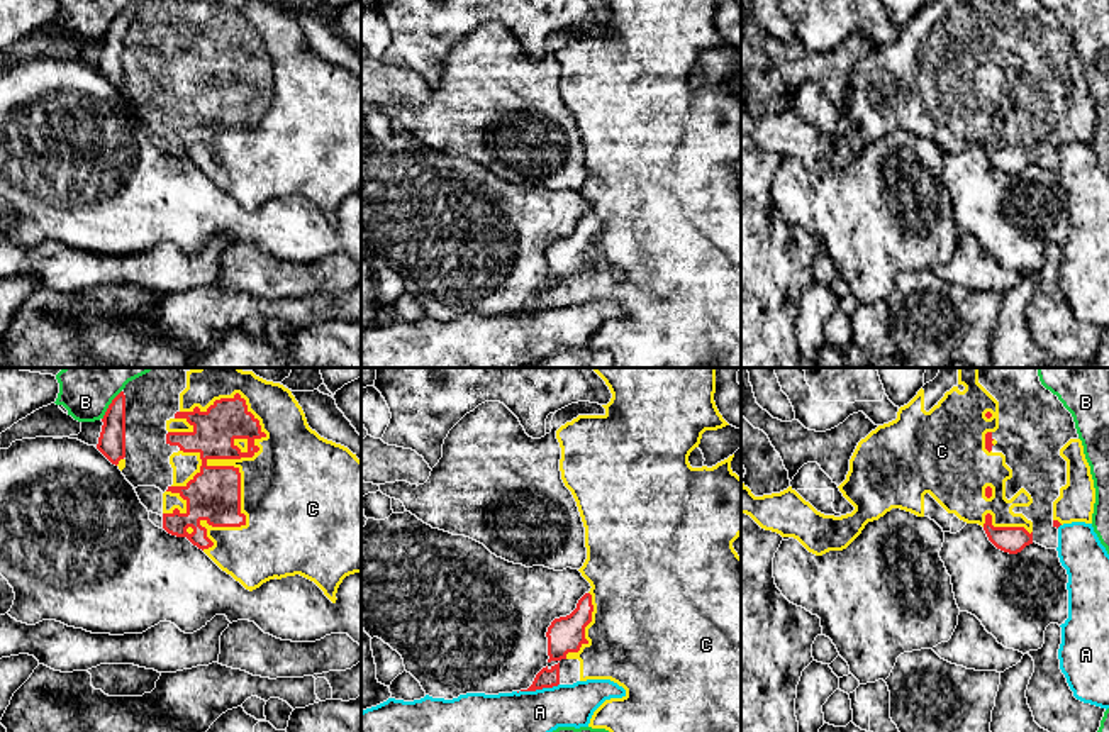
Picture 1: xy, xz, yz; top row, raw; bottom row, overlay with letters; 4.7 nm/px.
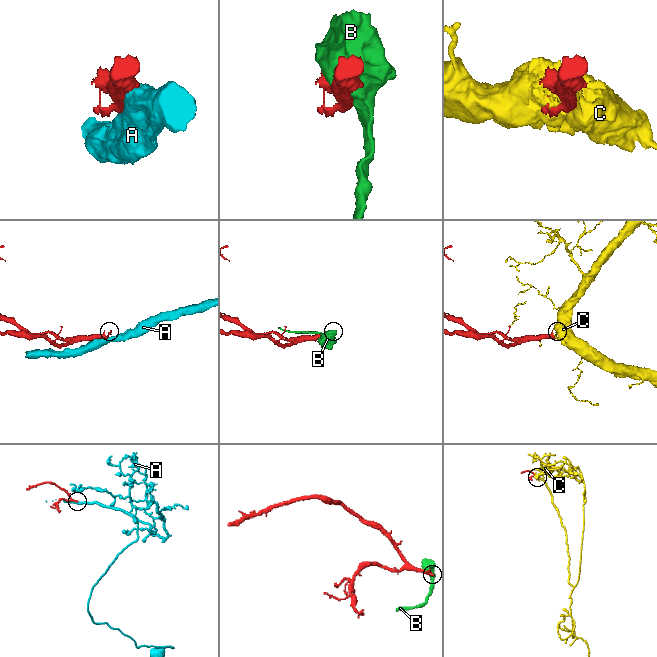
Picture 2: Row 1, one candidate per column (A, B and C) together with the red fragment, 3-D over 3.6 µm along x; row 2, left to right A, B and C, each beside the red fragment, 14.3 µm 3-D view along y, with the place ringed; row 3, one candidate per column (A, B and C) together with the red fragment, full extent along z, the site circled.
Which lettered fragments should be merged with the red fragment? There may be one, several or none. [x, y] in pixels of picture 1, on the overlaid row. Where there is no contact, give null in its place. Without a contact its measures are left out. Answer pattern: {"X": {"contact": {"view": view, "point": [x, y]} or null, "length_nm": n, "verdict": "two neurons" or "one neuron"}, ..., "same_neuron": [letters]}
{"A": {"contact": {"view": "xz", "point": [536, 688]}, "length_nm": 220, "verdict": "two neurons"}, "B": {"contact": {"view": "xy", "point": [109, 405]}, "length_nm": 170, "verdict": "two neurons"}, "C": {"contact": {"view": "xy", "point": [231, 466]}, "length_nm": 750, "verdict": "one neuron"}, "same_neuron": ["C"]}

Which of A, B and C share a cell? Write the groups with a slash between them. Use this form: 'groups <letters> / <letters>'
groups A / B / C

